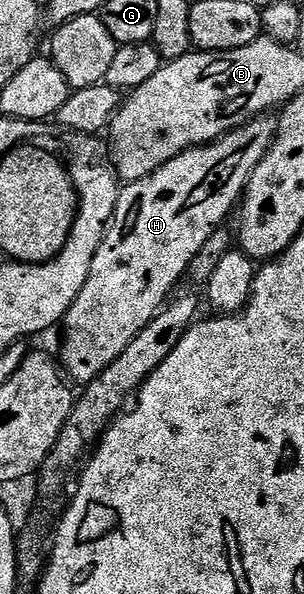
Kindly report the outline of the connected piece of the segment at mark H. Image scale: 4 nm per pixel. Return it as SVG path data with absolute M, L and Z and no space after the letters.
M260 116L216 142L186 150L120 193L114 219L93 256L85 288L61 323L63 347L58 357L72 383L86 384L99 378L172 297L171 289L190 271L201 244L226 223L227 213L236 209L252 172L274 142L277 126L269 119Z

